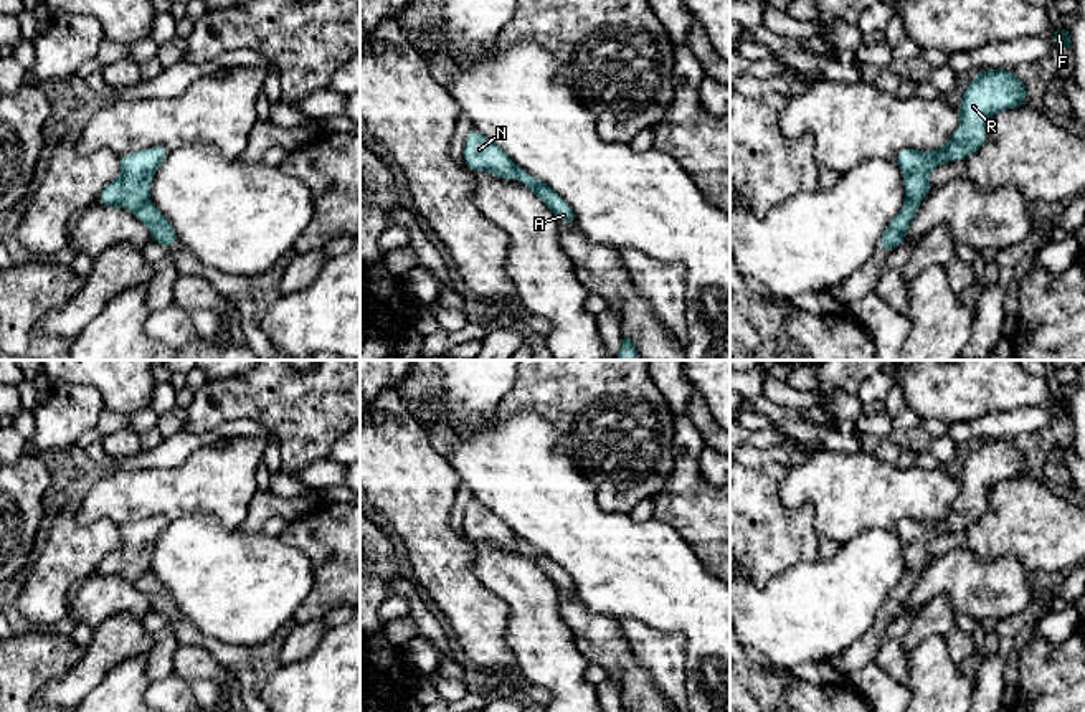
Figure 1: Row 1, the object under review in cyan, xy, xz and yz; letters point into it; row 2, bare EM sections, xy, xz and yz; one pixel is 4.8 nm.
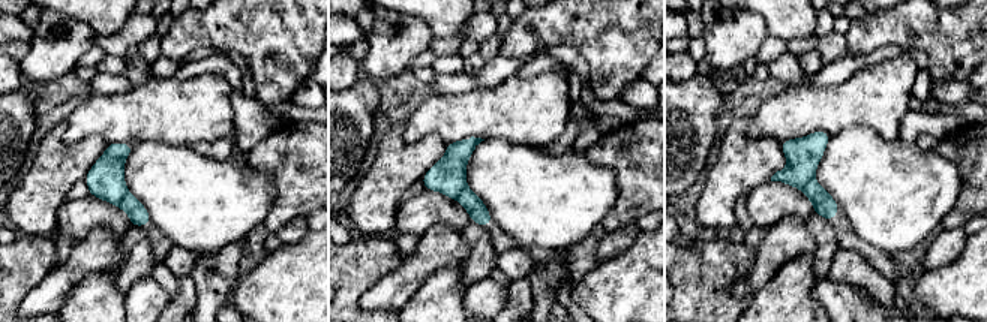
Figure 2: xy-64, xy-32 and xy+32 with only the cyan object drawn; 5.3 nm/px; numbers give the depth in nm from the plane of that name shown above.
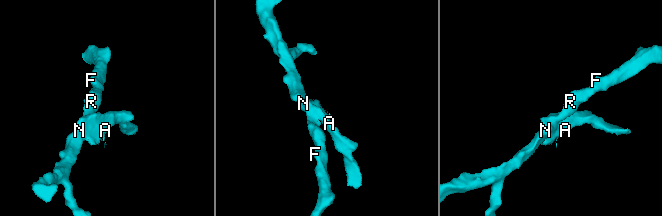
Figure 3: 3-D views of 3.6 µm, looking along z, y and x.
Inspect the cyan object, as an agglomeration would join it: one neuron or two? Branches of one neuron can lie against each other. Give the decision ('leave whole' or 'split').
split

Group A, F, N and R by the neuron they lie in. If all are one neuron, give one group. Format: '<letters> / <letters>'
A / F N R

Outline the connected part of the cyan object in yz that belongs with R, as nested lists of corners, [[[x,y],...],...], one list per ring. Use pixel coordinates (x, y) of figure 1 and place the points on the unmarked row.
[[[986,439],[976,443],[971,454],[963,459],[958,476],[961,492],[946,517],[935,522],[903,519],[897,535],[905,548],[907,572],[920,573],[930,562],[928,543],[948,532],[968,529],[988,509],[988,492],[997,482],[1026,476],[1027,454],[1014,441]]]

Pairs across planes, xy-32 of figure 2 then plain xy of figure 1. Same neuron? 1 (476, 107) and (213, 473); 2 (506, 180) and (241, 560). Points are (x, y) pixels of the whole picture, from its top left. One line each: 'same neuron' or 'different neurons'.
1: same neuron
2: same neuron

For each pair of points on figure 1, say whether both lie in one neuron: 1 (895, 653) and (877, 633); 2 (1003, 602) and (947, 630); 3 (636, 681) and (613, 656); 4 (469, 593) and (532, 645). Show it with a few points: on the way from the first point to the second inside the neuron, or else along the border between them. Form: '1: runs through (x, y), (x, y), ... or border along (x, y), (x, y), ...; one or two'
1: border along (904, 613), (889, 625), (874, 661); two
2: border along (919, 610), (933, 598), (945, 595), (957, 612); two
3: runs through (630, 674), (620, 661); one
4: border along (489, 588), (509, 607), (506, 643), (517, 661); two

